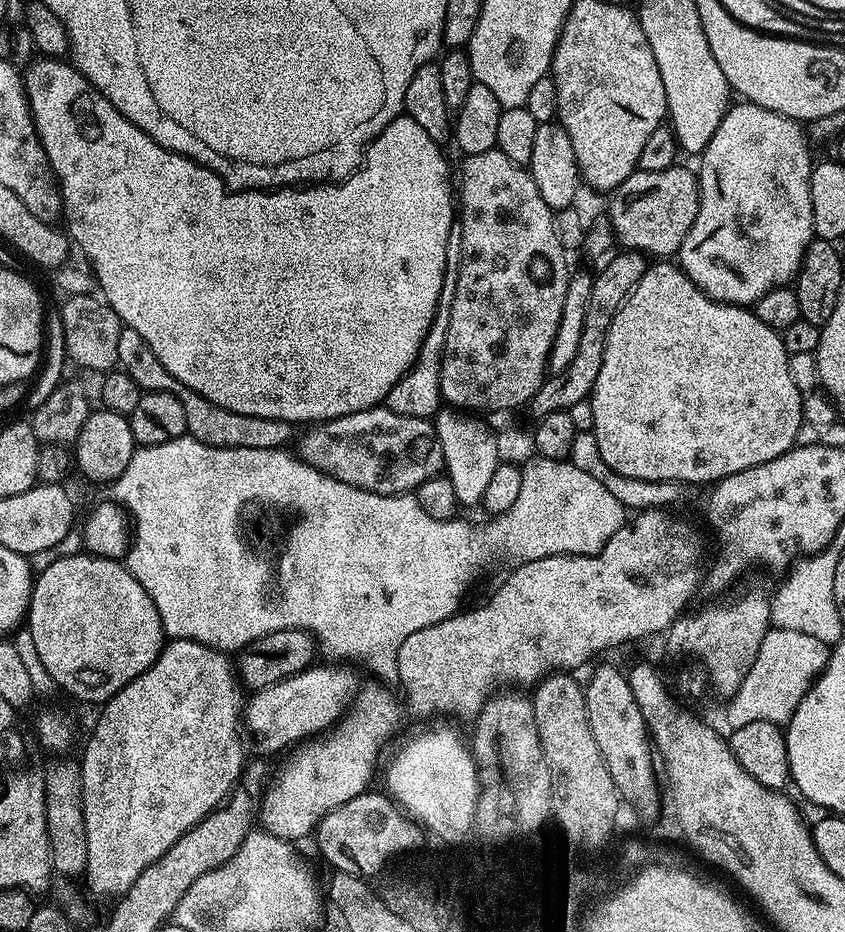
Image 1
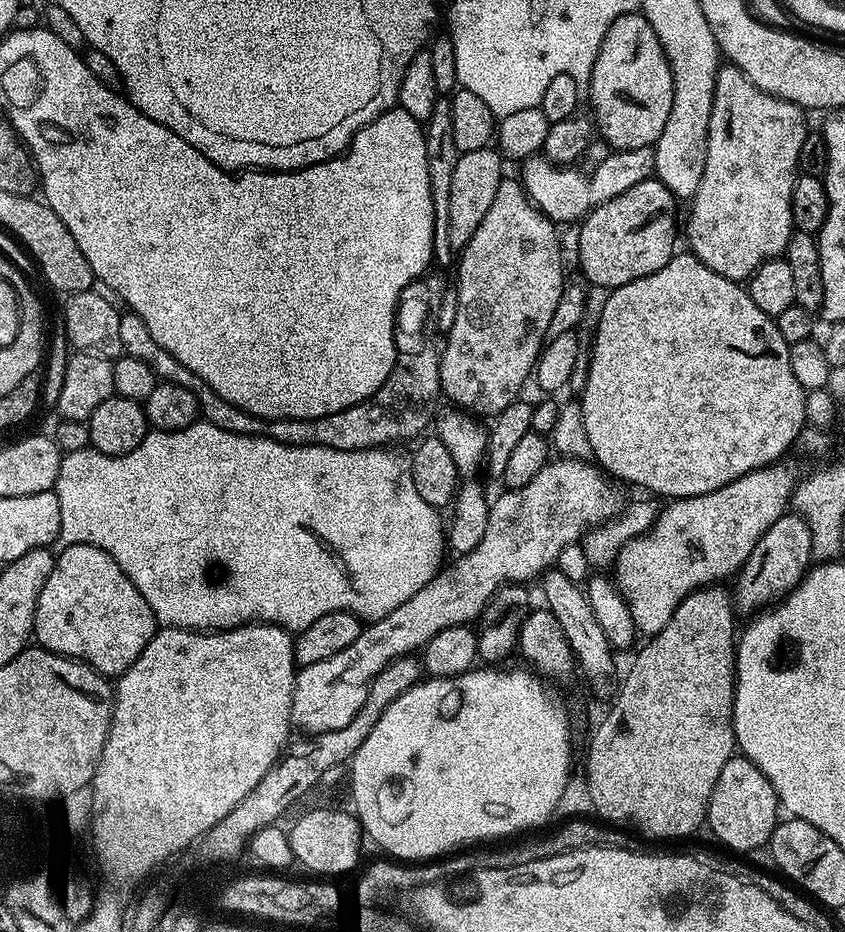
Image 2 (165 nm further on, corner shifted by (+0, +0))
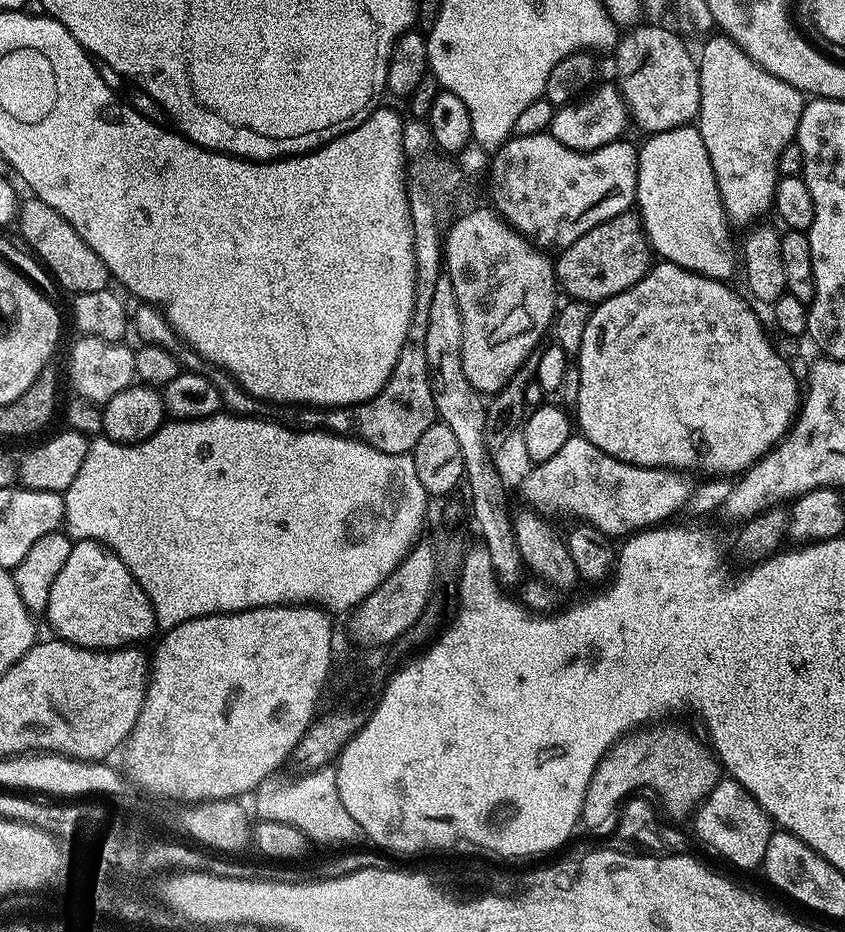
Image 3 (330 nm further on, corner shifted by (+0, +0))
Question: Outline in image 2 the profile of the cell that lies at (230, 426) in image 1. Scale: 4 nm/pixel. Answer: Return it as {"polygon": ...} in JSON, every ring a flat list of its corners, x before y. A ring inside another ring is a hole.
{"polygon":[[431,276,412,280,399,295,395,314,395,348,399,355,392,367,390,378,370,399,350,406,346,410,338,410,338,414,326,414,322,418,290,418,289,420,273,420,271,422,251,416,238,406,226,402,198,374,186,370,182,362,174,354,162,350,158,342,147,328,146,322,138,314,125,311,118,322,118,334,122,337,124,352,141,362,146,362,150,370,156,372,161,381,186,386,198,398,203,419,222,430,230,430,247,436,269,436,290,446,326,446,334,450,366,450,367,448,384,448,396,446,399,440,415,441,421,434,429,431,434,417,437,415,436,399,441,399,440,390,440,358,437,347,426,332,439,308,443,289,439,282]]}

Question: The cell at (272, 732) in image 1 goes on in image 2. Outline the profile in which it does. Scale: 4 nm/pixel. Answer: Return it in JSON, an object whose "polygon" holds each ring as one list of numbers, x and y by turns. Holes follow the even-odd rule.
{"polygon":[[556,458,531,482,526,482,526,486,501,491,501,496,497,500,493,499,488,505,486,534,482,542,474,546,474,550,457,555,456,564,449,563,437,572,430,583,422,586,418,594,414,594,414,598,406,598,406,602,402,602,402,606,396,607,395,610,390,610,388,616,365,623,358,638,350,642,346,650,338,650,338,654,334,654,334,658,326,658,326,662,303,665,297,671,292,703,293,725,297,729,301,728,301,733,304,734,342,730,342,726,349,724,354,714,362,710,362,702,366,702,366,694,374,678,378,678,378,674,387,664,394,662,399,656,419,653,434,638,434,634,442,630,471,625,471,620,475,621,481,615,499,588,508,584,523,585,529,582,528,580,535,581,543,577,544,573,555,565,552,563,576,539,577,543,592,529,599,528,604,521,613,519,622,508,615,486,617,487,595,463,585,462,583,459]]}

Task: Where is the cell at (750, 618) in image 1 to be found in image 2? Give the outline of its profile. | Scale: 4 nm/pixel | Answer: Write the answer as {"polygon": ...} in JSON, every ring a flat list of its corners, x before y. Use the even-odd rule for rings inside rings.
{"polygon":[[786,514,778,518,778,522,774,522,774,526,770,526,762,538,758,538,758,546,754,546,750,558,746,558,743,568,735,577,735,607,741,613,756,614,765,606,779,601,797,588,813,560,811,526,797,514]]}

